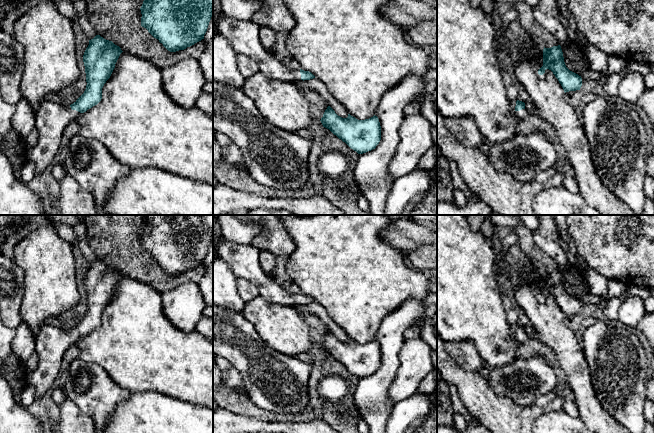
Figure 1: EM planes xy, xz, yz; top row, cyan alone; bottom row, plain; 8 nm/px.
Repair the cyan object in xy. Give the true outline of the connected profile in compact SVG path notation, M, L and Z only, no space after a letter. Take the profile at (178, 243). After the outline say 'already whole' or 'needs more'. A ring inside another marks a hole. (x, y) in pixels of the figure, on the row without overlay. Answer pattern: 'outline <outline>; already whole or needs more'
outline M146 215L141 250L170 276L204 263L213 238L213 215Z; already whole

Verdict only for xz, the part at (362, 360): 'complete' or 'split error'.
complete

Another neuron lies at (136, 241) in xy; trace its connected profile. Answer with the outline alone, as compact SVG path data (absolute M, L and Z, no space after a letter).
M84 215L87 243L97 259L112 265L122 275L152 286L163 293L186 282L198 283L205 263L176 276L168 275L141 250L141 230L146 215Z

